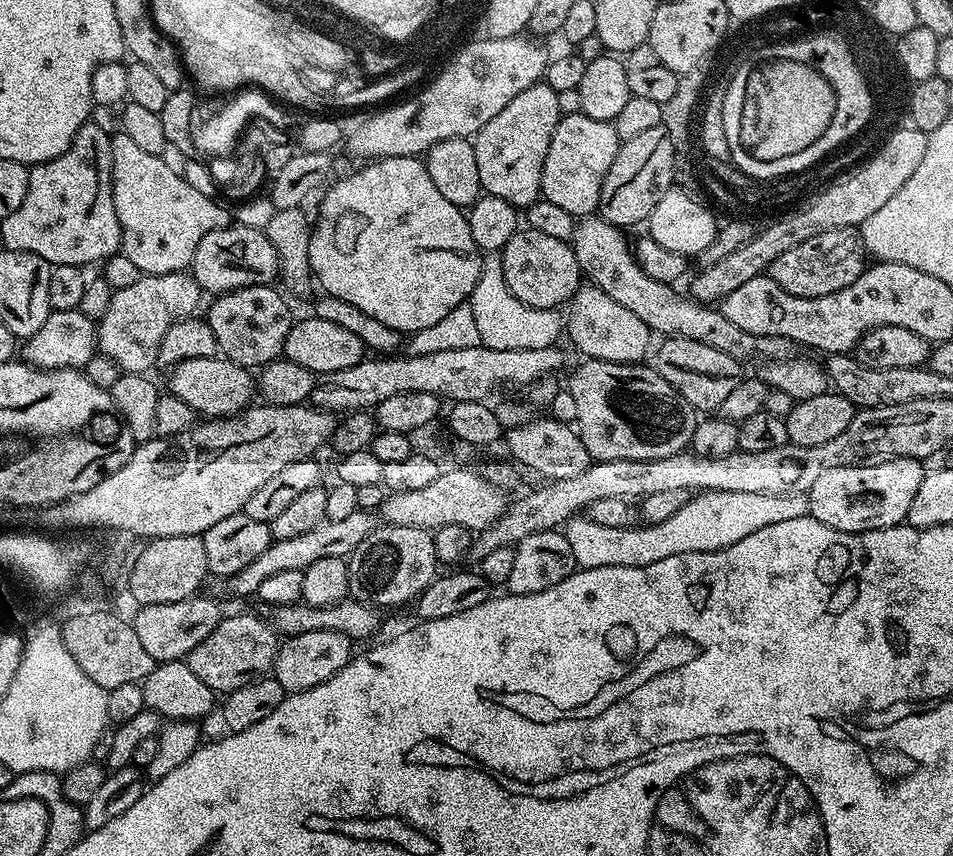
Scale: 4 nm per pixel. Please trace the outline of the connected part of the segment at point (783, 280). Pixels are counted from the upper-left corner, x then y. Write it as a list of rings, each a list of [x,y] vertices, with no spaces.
[[[835,228],[826,230],[826,234],[814,234],[814,238],[806,238],[806,242],[798,242],[798,246],[786,250],[786,254],[778,254],[778,258],[774,258],[769,265],[766,275],[790,294],[818,298],[850,286],[854,278],[864,273],[865,267],[866,253],[859,231],[854,228]]]

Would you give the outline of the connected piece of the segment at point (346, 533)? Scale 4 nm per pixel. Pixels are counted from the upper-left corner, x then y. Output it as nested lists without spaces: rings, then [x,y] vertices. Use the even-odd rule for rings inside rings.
[[[357,510],[354,514],[349,514],[346,518],[330,522],[323,520],[318,522],[318,526],[306,530],[306,534],[298,534],[295,538],[282,538],[281,540],[273,540],[270,546],[266,546],[266,550],[262,550],[262,554],[258,554],[258,558],[254,558],[254,562],[250,562],[250,566],[246,566],[243,570],[238,570],[238,574],[233,576],[225,576],[217,579],[215,595],[220,598],[224,596],[256,596],[258,586],[262,586],[262,582],[266,582],[266,578],[270,578],[273,574],[279,574],[285,570],[298,570],[303,572],[306,566],[310,566],[313,562],[319,562],[322,558],[345,558],[352,555],[352,551],[360,545],[362,538],[366,538],[378,526],[371,511]]]

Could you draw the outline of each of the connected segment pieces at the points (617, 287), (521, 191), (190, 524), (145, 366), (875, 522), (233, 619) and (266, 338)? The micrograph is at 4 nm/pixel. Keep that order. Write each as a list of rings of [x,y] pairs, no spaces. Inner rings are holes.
[[[584,218],[573,227],[570,241],[574,254],[578,258],[578,266],[585,277],[588,276],[593,285],[610,294],[614,302],[626,306],[630,314],[638,314],[642,322],[653,333],[661,337],[681,336],[702,342],[706,346],[714,346],[714,350],[722,350],[722,354],[730,354],[742,366],[748,366],[751,360],[759,362],[779,362],[795,357],[798,346],[790,338],[781,336],[755,336],[742,330],[735,322],[730,322],[719,307],[697,302],[687,295],[679,296],[669,285],[654,282],[640,269],[636,261],[633,245],[621,229],[610,222],[599,218]]]
[[[541,82],[522,90],[518,98],[513,98],[507,106],[474,137],[474,155],[477,158],[478,178],[481,189],[489,196],[497,196],[506,202],[515,204],[517,209],[527,209],[541,199],[540,183],[542,182],[542,166],[546,162],[546,150],[550,150],[550,138],[554,138],[554,130],[561,118],[558,106],[558,92],[546,82]]]
[[[260,402],[255,406],[245,408],[243,412],[234,416],[208,418],[203,422],[193,424],[191,428],[182,430],[182,434],[178,434],[177,436],[153,438],[143,441],[139,446],[133,447],[132,457],[118,470],[114,470],[114,474],[102,478],[102,482],[98,482],[98,486],[90,486],[90,490],[86,490],[82,494],[74,494],[70,498],[59,500],[57,504],[47,505],[39,513],[39,515],[41,514],[40,520],[46,527],[56,528],[52,530],[91,530],[90,528],[100,527],[100,530],[112,528],[130,530],[131,533],[145,538],[177,536],[178,534],[200,536],[206,530],[210,530],[210,526],[215,526],[217,522],[222,522],[222,518],[230,518],[235,512],[242,512],[246,506],[246,501],[250,499],[250,494],[254,494],[254,490],[258,490],[258,486],[266,483],[273,474],[278,474],[278,470],[283,470],[285,466],[290,466],[290,462],[294,462],[295,460],[303,460],[311,457],[313,454],[316,454],[316,451],[323,444],[325,447],[329,443],[337,423],[337,417],[333,413],[326,412],[322,408],[309,406],[307,403],[295,404],[294,406],[274,406],[273,404]]]
[[[187,271],[149,276],[140,274],[125,288],[117,287],[110,298],[110,307],[98,322],[96,343],[98,352],[114,358],[121,373],[151,373],[157,367],[158,346],[166,338],[166,330],[174,322],[193,315],[200,304],[200,283]]]
[[[914,458],[878,460],[826,470],[806,493],[808,515],[843,532],[865,532],[903,524],[908,519],[910,502],[918,494],[918,486],[922,486],[925,471],[925,465]]]
[[[244,612],[241,616],[225,615],[218,622],[214,634],[210,638],[198,642],[194,650],[186,657],[190,670],[194,670],[197,678],[202,678],[213,693],[227,694],[246,686],[250,682],[267,677],[276,660],[276,651],[280,649],[281,637],[267,619],[251,616]]]
[[[272,284],[246,286],[233,292],[222,292],[208,308],[206,319],[214,330],[216,347],[225,360],[241,364],[244,360],[261,360],[265,365],[279,360],[284,354],[286,334],[292,329],[294,316],[288,313],[288,304]]]

